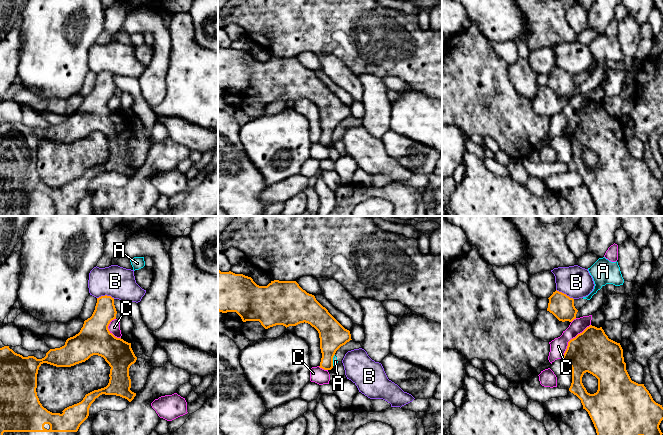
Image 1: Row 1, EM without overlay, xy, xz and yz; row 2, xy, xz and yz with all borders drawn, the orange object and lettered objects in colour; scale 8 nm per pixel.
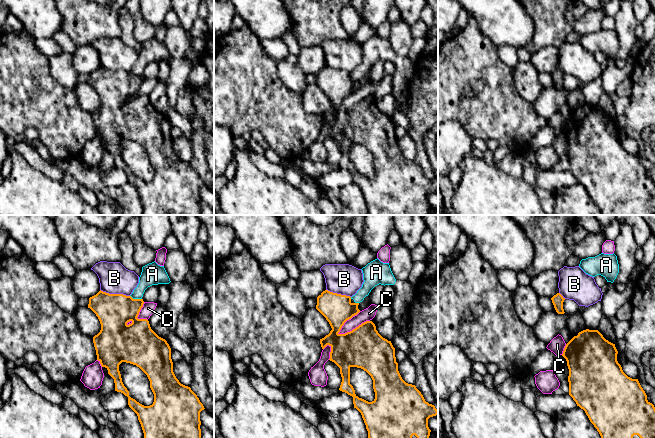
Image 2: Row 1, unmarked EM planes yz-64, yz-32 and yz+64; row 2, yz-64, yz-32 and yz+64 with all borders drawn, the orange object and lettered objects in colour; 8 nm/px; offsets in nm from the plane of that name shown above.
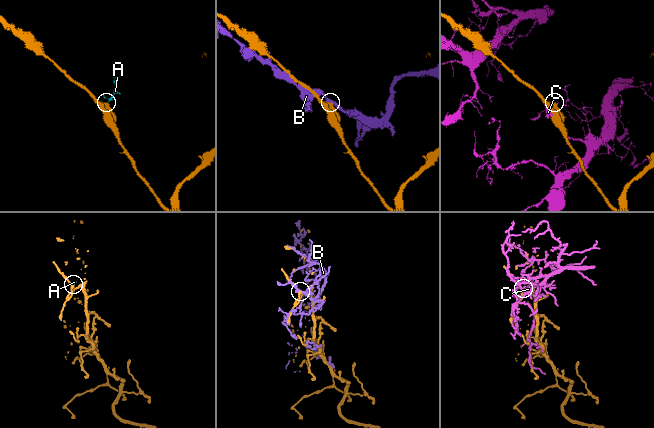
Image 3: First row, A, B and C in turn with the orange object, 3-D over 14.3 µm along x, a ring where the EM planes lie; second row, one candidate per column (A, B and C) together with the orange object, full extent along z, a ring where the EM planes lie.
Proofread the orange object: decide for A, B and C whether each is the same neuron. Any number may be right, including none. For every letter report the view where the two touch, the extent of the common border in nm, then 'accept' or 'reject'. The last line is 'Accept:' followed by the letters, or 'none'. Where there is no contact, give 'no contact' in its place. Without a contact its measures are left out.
A: contact in xz; length 100 nm; reject
B: contact in yz; length 170 nm; reject
C: contact in yz; length 360 nm; reject
Accept: none

